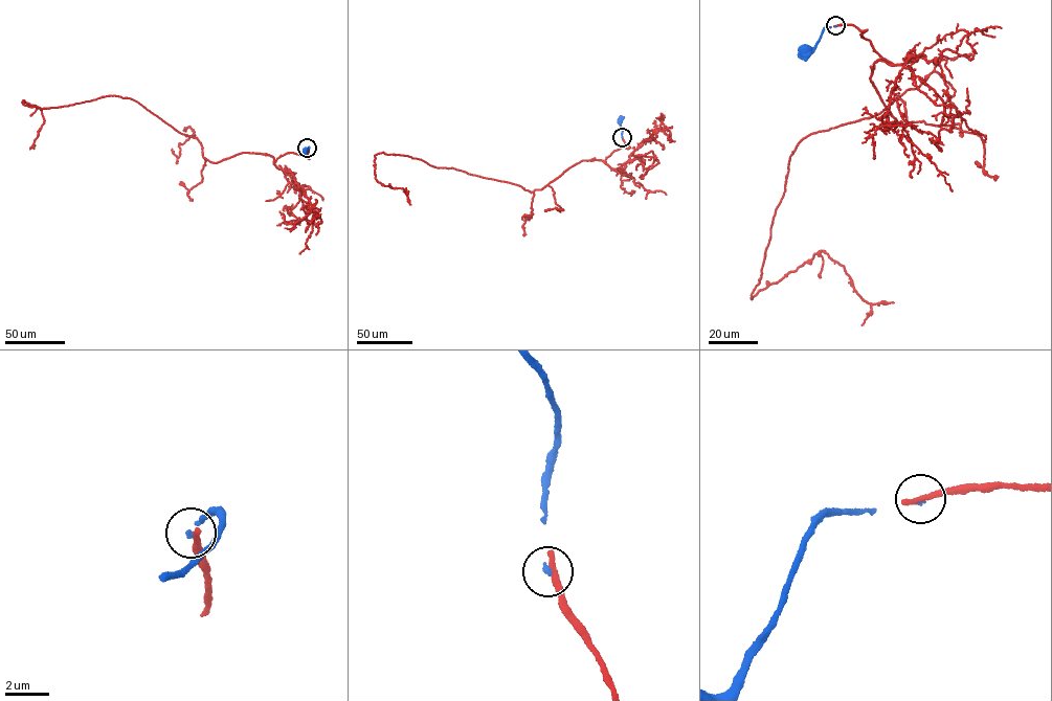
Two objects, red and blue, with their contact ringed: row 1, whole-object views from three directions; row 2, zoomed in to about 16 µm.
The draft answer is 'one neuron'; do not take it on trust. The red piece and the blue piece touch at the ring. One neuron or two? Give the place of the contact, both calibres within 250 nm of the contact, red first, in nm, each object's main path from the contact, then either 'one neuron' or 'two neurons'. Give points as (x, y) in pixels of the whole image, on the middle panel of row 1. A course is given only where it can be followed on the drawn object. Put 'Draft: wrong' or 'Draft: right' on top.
Draft: wrong
(622, 137) | 360/180 nm | red via (622, 137), (629, 148), (605, 163), (581, 160), (532, 191), (375, 155), (378, 182), (407, 195), (406, 187) | blue via (622, 137), (619, 120) | two neurons

